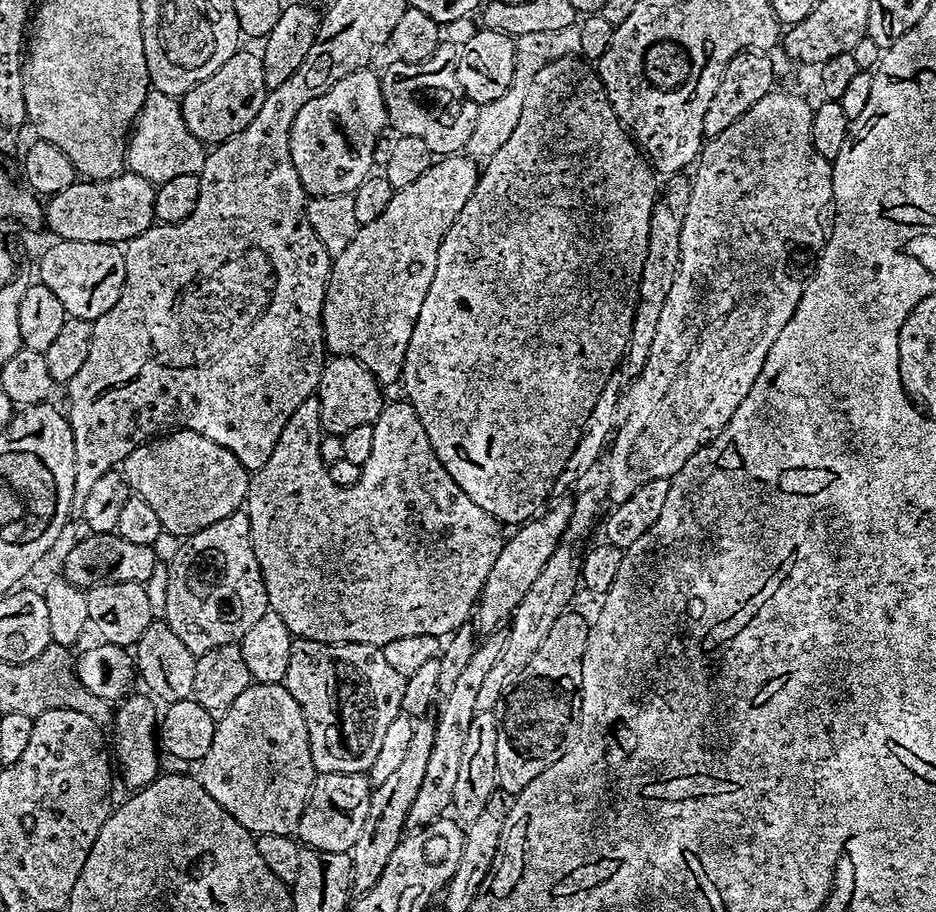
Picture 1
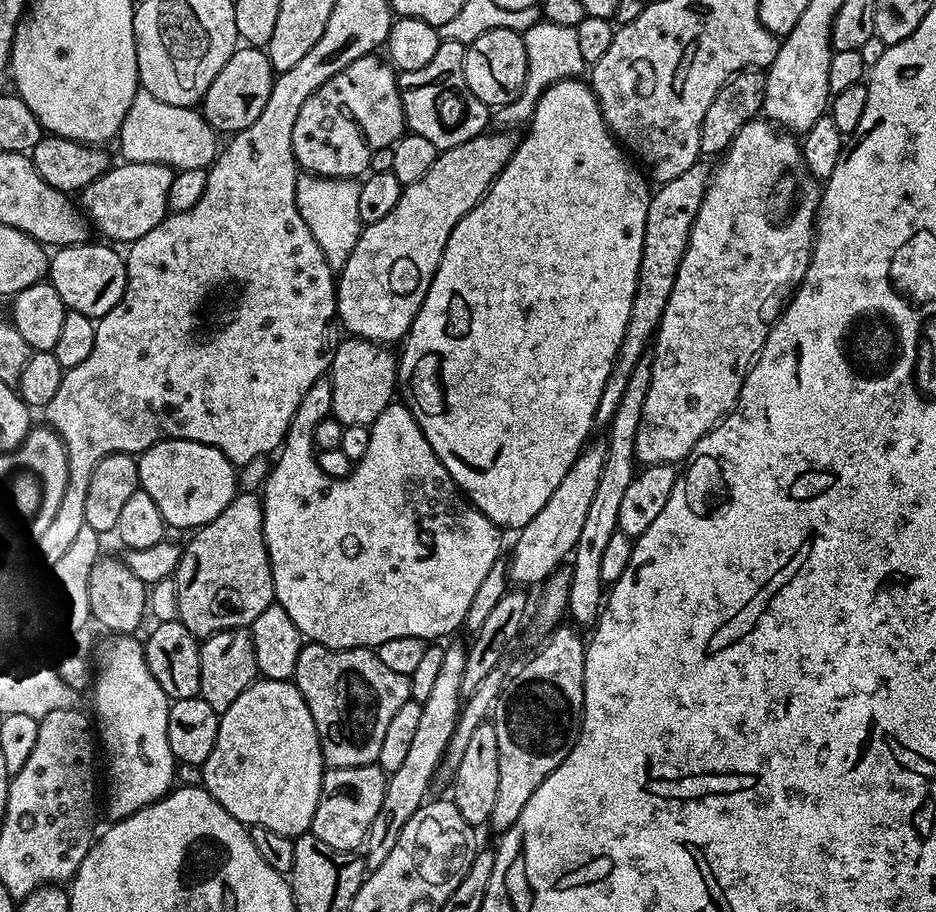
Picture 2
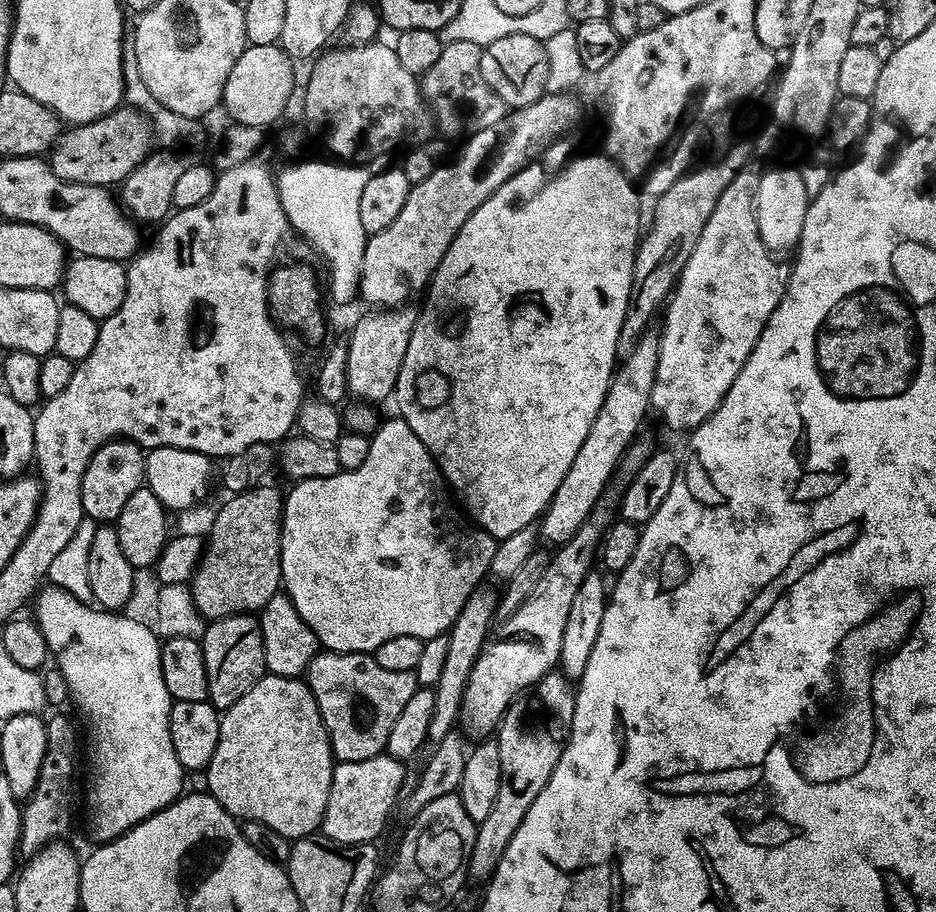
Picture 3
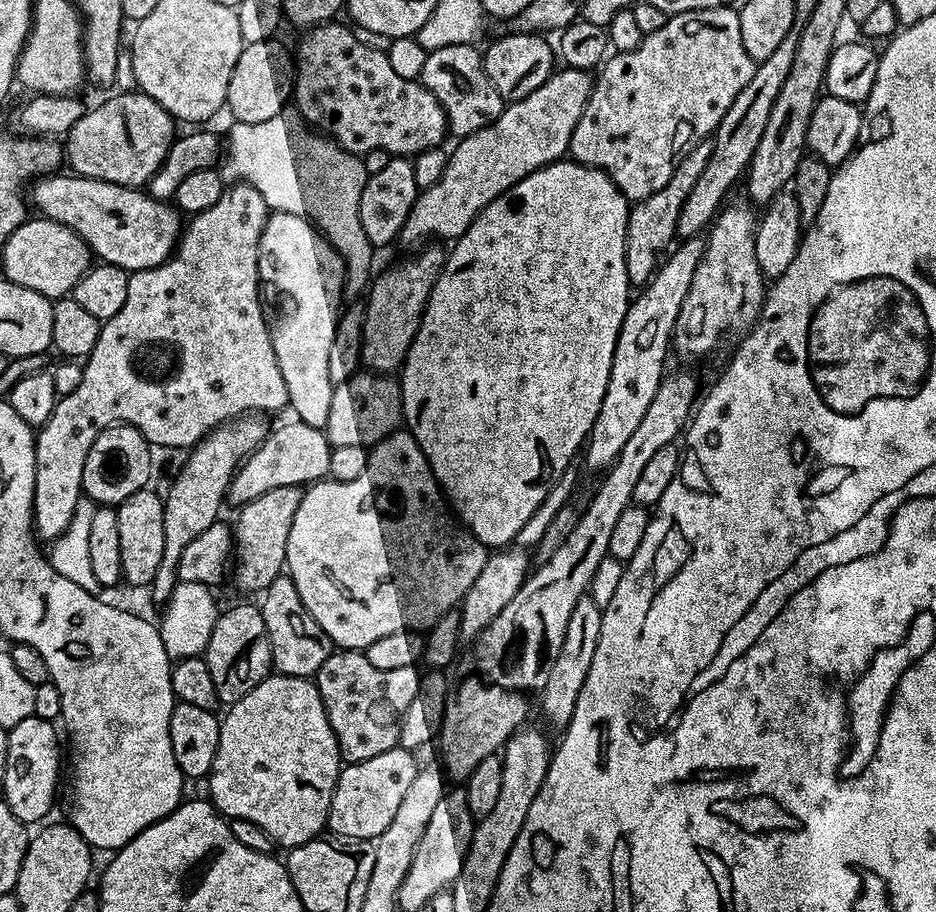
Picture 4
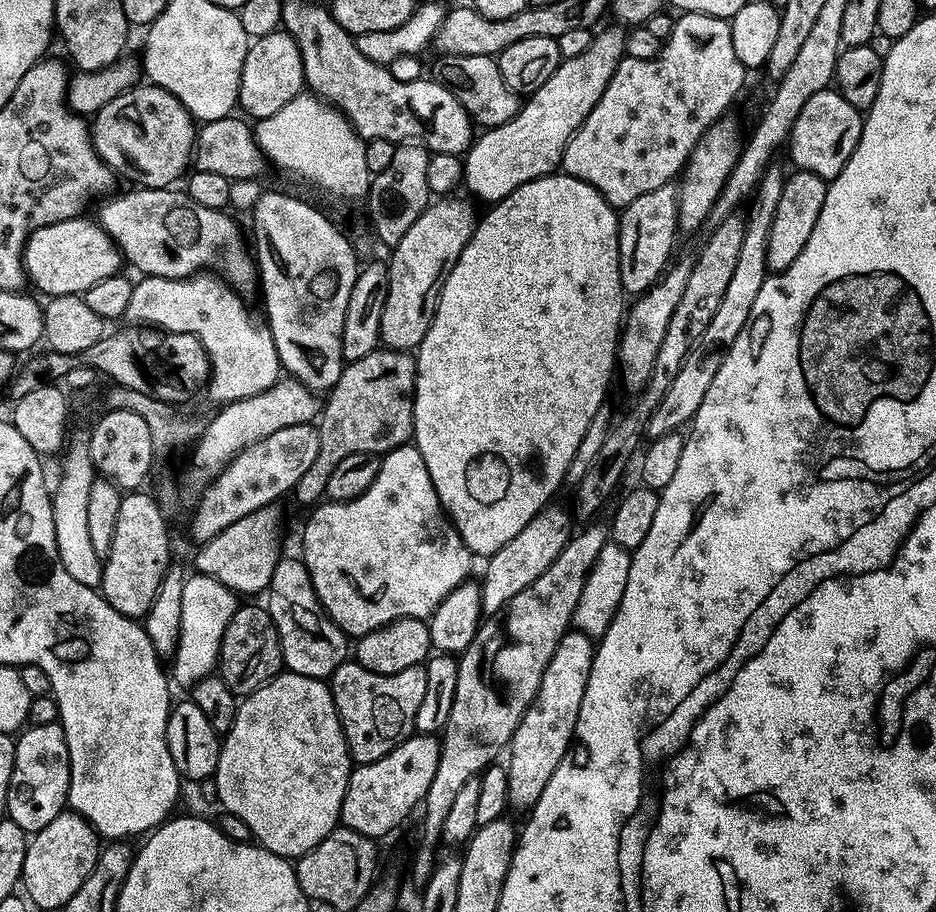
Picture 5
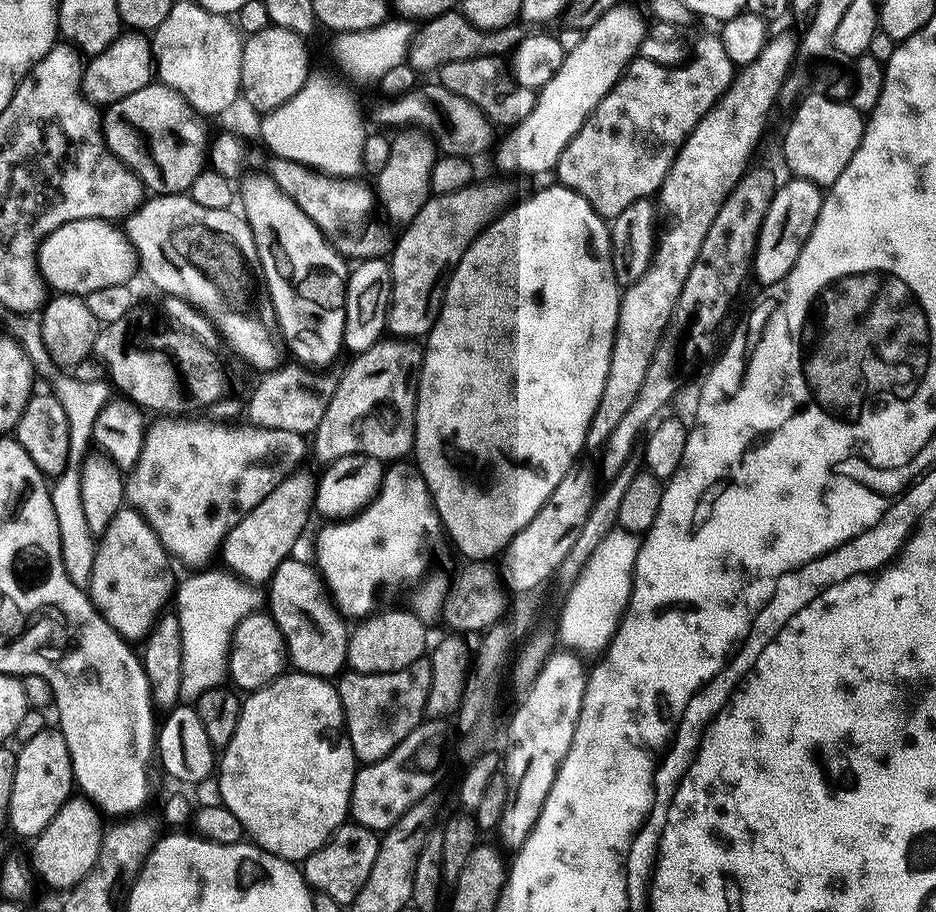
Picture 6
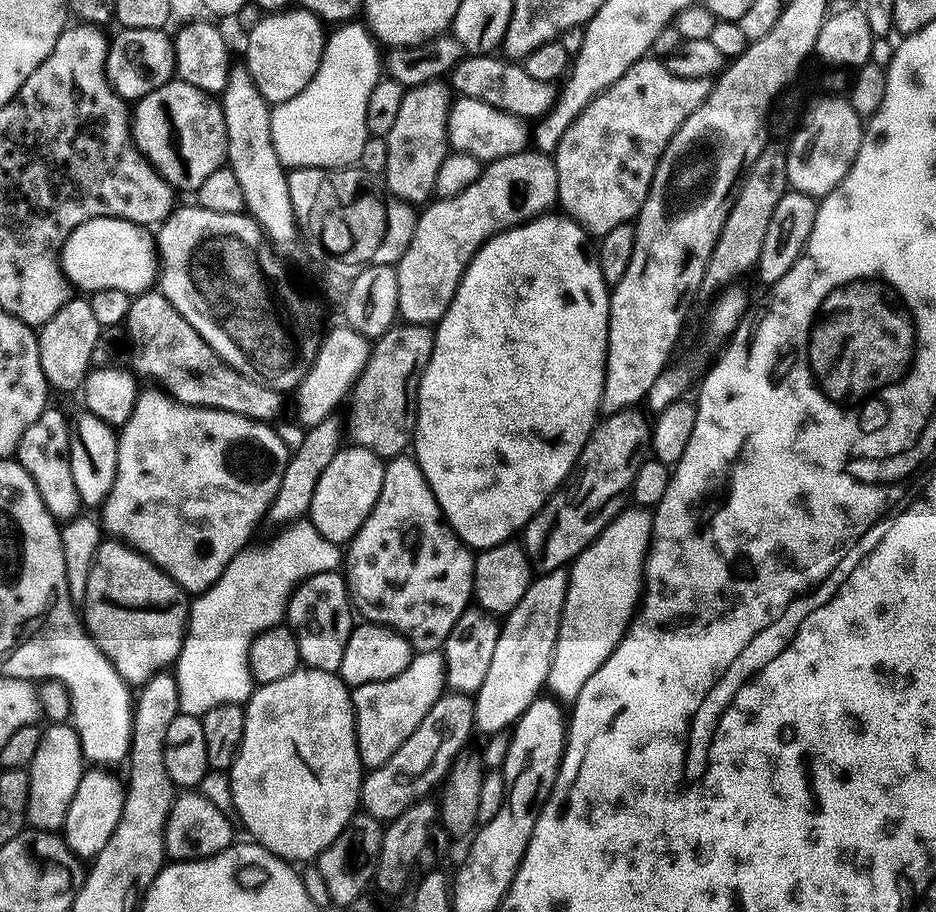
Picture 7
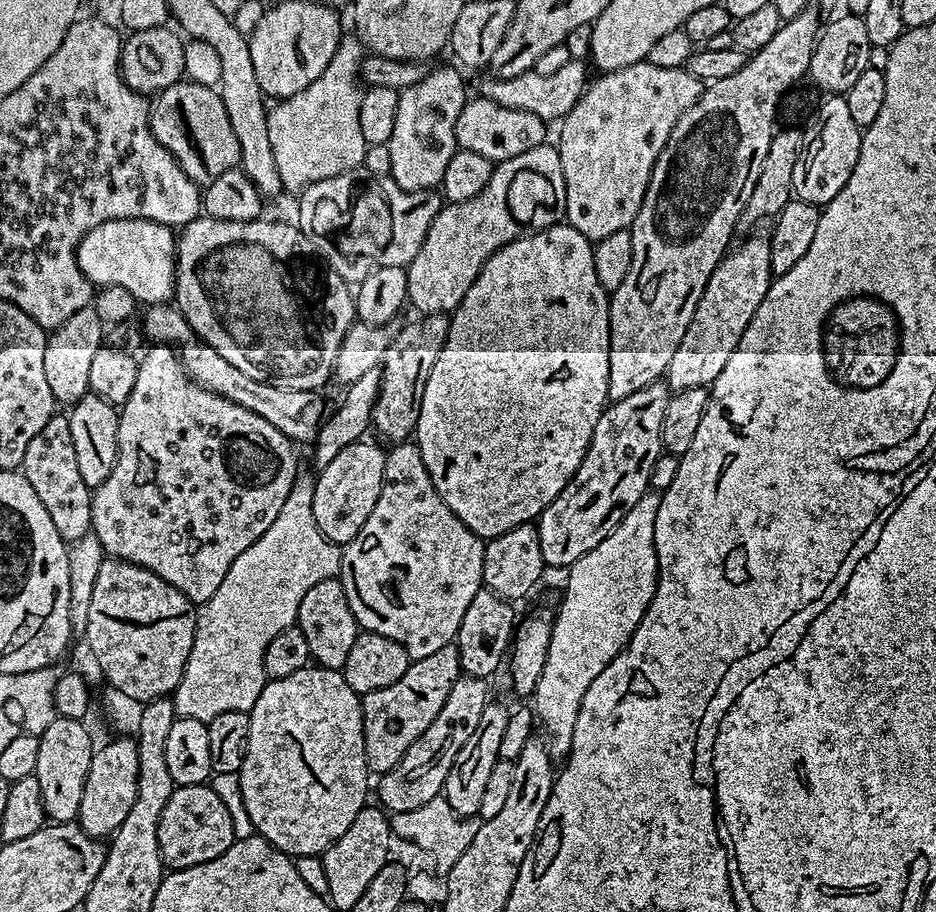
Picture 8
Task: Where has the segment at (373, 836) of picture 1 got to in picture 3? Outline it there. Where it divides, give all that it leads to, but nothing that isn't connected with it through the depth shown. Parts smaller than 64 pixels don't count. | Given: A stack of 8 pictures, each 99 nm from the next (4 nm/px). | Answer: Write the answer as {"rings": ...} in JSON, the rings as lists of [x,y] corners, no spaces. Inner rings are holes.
{"rings":[[[481,586],[466,598],[466,606],[458,614],[458,618],[448,629],[448,649],[446,650],[446,662],[442,662],[442,674],[438,674],[438,682],[434,686],[434,718],[430,718],[428,730],[429,741],[435,742],[446,738],[457,727],[460,718],[460,706],[466,682],[470,678],[470,670],[474,670],[474,662],[478,654],[484,649],[484,644],[490,639],[488,632],[494,628],[496,620],[497,593],[487,592],[487,587]]]}

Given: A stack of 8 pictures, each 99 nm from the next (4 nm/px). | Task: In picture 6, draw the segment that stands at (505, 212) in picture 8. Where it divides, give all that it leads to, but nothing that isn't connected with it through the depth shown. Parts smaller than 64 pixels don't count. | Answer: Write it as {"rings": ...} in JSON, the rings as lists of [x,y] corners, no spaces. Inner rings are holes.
{"rings":[[[488,180],[485,184],[473,182],[454,194],[432,196],[416,217],[408,221],[390,253],[392,298],[388,301],[386,328],[393,337],[427,337],[440,313],[448,280],[462,254],[466,254],[476,237],[509,207],[511,196],[511,186],[500,180]]]}

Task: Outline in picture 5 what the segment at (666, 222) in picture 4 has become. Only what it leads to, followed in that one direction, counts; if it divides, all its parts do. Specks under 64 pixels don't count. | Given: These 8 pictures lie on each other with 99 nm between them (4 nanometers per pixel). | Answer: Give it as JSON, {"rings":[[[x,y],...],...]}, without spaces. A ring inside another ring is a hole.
{"rings":[[[675,183],[663,184],[658,186],[658,190],[650,190],[650,194],[642,194],[642,198],[634,198],[634,202],[630,202],[619,213],[618,270],[625,293],[647,292],[669,267],[673,259],[672,247],[676,244],[676,236],[678,237],[679,197]]]}

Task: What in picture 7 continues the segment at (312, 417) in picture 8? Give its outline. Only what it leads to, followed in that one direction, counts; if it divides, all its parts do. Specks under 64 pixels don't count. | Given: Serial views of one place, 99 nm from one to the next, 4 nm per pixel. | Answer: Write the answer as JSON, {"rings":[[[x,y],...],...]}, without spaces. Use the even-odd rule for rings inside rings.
{"rings":[[[159,290],[139,293],[133,299],[122,325],[123,335],[132,343],[131,371],[141,381],[153,380],[172,399],[195,408],[217,408],[261,422],[275,421],[280,412],[281,393],[254,382],[234,370],[178,314],[178,310]],[[144,379],[144,380],[143,380]]]}

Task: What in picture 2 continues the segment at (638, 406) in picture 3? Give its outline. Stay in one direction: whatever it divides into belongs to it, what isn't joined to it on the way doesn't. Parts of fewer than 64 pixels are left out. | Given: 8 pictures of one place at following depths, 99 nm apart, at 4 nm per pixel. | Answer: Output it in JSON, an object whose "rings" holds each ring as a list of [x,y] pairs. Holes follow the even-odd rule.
{"rings":[[[589,443],[580,452],[580,456],[570,466],[566,478],[558,482],[554,494],[550,494],[550,502],[530,518],[526,527],[519,529],[516,545],[512,548],[512,561],[508,564],[508,576],[513,585],[543,585],[544,581],[561,567],[576,551],[578,537],[582,535],[582,526],[586,523],[586,514],[590,510],[590,501],[598,490],[598,478],[602,478],[602,464],[606,462],[607,443]]]}

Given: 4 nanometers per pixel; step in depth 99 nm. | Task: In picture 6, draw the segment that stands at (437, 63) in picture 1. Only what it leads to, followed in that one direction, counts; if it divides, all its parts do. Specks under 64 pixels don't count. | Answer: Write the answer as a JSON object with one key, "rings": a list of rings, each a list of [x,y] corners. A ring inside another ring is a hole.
{"rings":[[[495,56],[444,64],[438,70],[439,76],[438,84],[443,91],[458,94],[466,98],[466,102],[474,102],[474,106],[478,106],[478,110],[482,110],[482,114],[496,126],[511,126],[522,122],[522,118],[526,118],[526,114],[530,114],[530,110],[534,110],[536,105],[536,92],[518,83],[505,61]]]}

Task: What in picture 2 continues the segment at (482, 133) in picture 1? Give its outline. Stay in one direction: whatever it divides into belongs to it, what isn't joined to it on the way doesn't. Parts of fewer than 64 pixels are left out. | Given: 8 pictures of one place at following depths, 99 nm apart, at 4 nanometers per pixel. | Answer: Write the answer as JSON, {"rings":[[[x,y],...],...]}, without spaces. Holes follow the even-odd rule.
{"rings":[[[540,19],[537,24],[530,26],[522,34],[526,46],[526,86],[522,86],[522,94],[514,98],[507,106],[495,113],[496,120],[501,129],[512,130],[515,124],[527,125],[532,119],[532,112],[536,104],[542,98],[542,94],[550,86],[554,86],[563,80],[574,80],[583,77],[586,72],[586,65],[578,46],[578,34],[576,29],[570,26],[554,26],[554,22]]]}

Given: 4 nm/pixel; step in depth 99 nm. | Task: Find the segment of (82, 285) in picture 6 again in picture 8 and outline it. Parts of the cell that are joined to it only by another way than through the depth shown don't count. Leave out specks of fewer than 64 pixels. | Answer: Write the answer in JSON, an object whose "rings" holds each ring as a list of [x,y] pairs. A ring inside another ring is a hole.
{"rings":[[[111,220],[85,234],[76,251],[76,261],[94,286],[126,286],[141,305],[163,304],[174,296],[176,241],[173,229],[167,224]]]}

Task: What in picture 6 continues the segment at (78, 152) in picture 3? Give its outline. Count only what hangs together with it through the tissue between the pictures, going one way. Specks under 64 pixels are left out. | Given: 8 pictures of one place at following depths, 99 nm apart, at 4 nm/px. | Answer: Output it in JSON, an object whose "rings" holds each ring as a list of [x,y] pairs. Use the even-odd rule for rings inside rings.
{"rings":[[[153,82],[142,86],[142,90],[134,90],[134,94],[126,94],[126,98],[107,105],[103,126],[108,148],[123,164],[131,168],[135,176],[140,177],[140,181],[149,193],[174,196],[187,193],[191,189],[194,178],[198,178],[198,174],[206,167],[210,149],[210,132],[204,129],[203,123],[205,124],[205,121],[200,113],[188,105],[186,98],[182,98],[178,90]]]}

